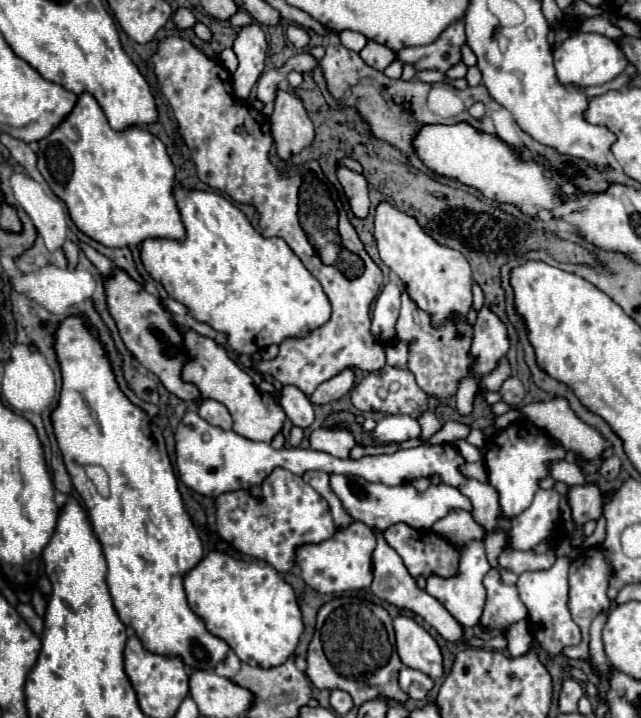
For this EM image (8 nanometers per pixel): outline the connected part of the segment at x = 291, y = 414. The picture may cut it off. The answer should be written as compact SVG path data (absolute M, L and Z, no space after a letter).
M283 387L281 407L293 425L305 429L313 423L313 405L297 387Z

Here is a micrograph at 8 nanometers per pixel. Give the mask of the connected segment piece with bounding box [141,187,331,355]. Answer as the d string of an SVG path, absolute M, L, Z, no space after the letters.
M175 189L175 199L187 229L185 241L147 239L141 243L141 259L145 269L159 281L169 297L183 303L189 313L219 333L227 335L227 347L239 355L253 355L269 345L279 345L287 337L305 337L309 331L325 325L331 315L331 303L321 283L305 269L291 247L279 239L261 237L249 219L229 199L211 191Z

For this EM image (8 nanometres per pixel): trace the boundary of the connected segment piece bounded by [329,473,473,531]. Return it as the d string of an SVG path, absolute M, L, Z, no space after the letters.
M329 475L329 487L333 487L333 493L341 499L341 505L345 511L349 511L353 521L365 523L373 531L383 531L393 523L407 523L415 529L431 529L435 521L443 519L449 511L453 509L463 509L471 511L471 501L453 485L439 483L431 485L423 495L415 491L411 483L407 485L397 485L397 487L387 487L383 483L371 483L355 475Z

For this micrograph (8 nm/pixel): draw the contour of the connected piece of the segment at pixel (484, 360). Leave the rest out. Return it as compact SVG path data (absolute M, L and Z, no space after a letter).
M483 305L477 313L473 345L471 345L471 355L475 357L473 365L475 379L481 379L489 371L493 371L499 357L503 357L507 349L509 349L509 337L505 323L487 305Z

